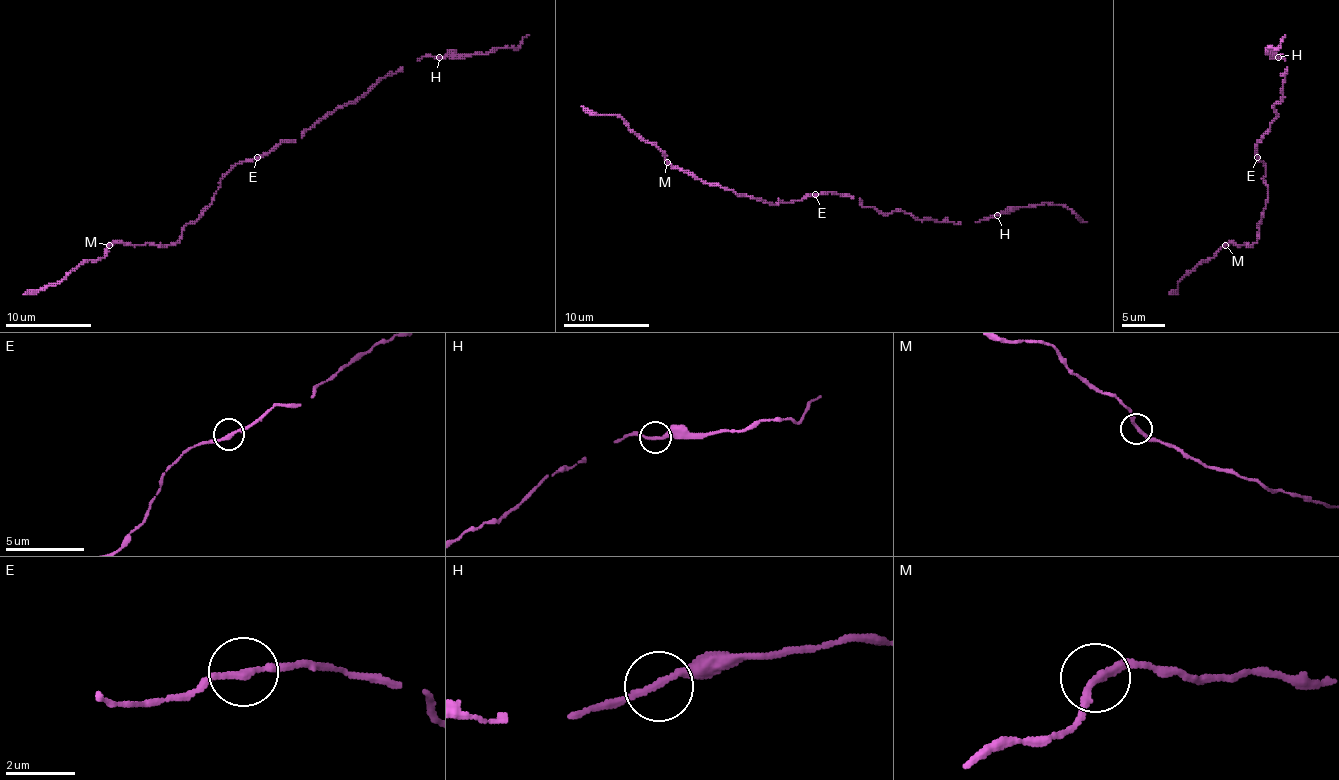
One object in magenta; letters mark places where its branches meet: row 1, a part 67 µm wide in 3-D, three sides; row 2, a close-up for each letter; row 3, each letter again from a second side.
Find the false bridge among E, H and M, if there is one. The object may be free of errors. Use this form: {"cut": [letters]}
{"cut": []}

